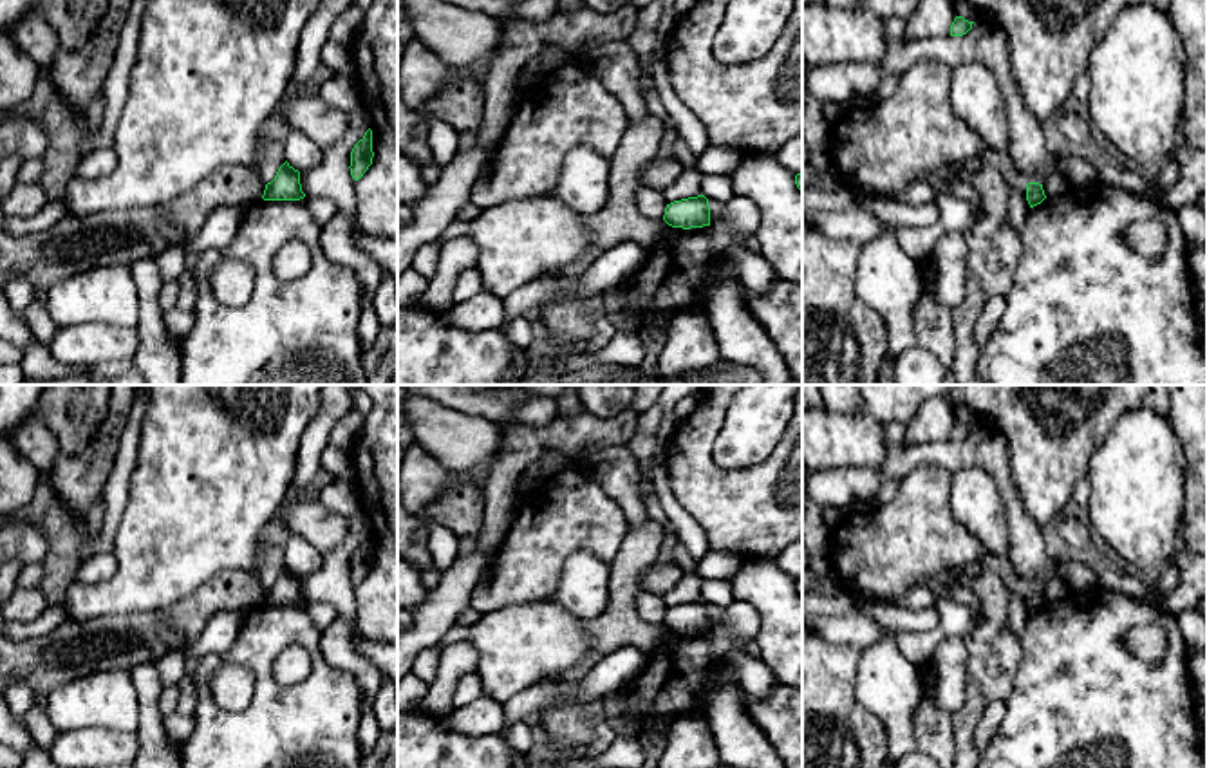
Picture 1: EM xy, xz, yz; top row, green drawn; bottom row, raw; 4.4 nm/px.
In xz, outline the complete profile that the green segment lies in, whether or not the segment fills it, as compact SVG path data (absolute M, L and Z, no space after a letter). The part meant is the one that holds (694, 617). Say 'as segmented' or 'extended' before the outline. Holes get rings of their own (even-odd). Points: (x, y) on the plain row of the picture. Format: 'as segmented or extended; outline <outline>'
as segmented; outline M705 600L688 602L667 609L663 625L672 632L703 632L710 631L710 611Z

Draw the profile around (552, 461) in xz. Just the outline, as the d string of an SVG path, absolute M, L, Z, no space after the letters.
M555 448L544 450L537 461L540 466L538 482L557 477L564 468L575 463L566 452Z

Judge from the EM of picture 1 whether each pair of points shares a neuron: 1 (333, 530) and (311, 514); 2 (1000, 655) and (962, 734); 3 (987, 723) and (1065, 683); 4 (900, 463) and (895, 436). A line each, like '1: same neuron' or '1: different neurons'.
1: same neuron
2: same neuron
3: different neurons
4: different neurons

